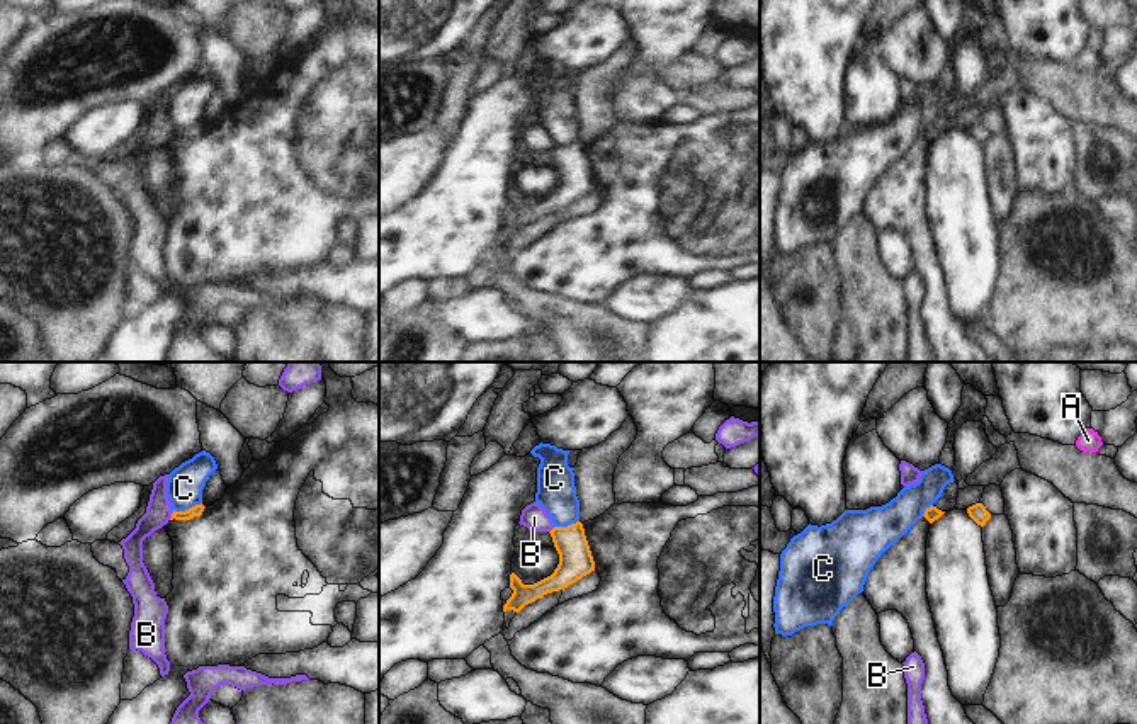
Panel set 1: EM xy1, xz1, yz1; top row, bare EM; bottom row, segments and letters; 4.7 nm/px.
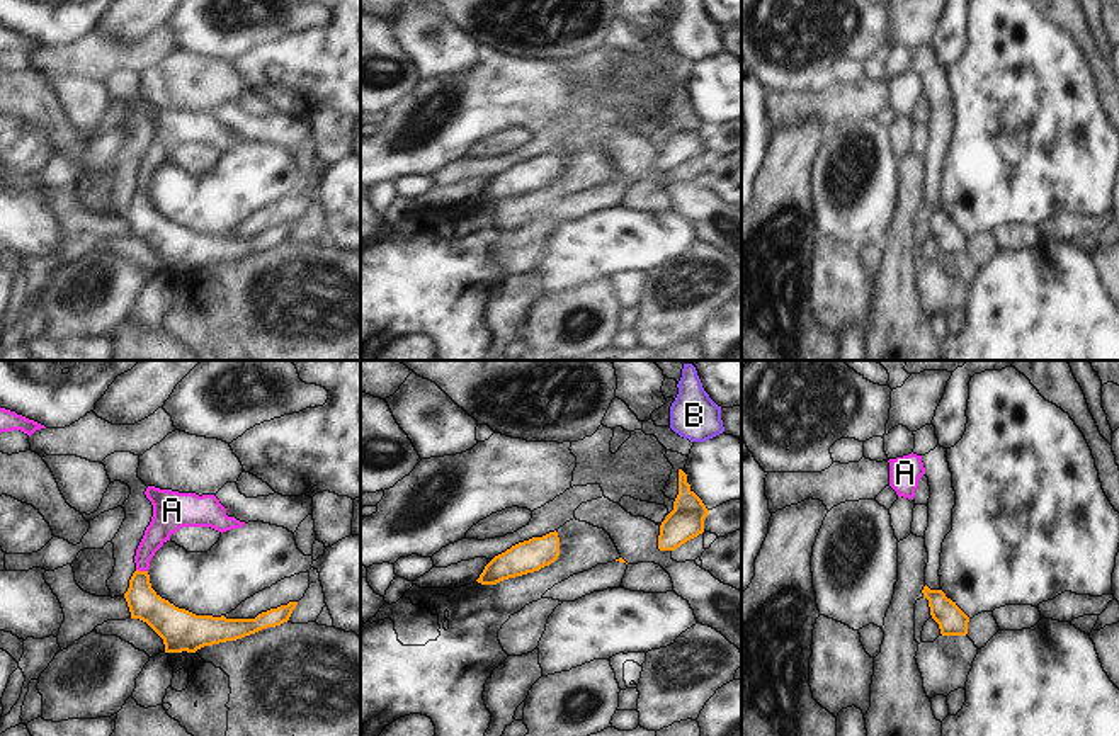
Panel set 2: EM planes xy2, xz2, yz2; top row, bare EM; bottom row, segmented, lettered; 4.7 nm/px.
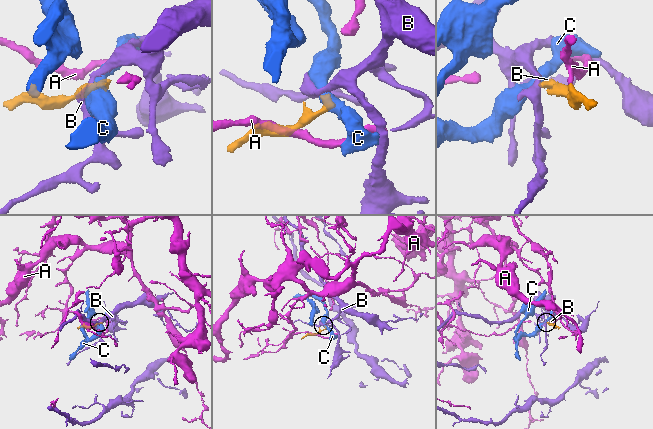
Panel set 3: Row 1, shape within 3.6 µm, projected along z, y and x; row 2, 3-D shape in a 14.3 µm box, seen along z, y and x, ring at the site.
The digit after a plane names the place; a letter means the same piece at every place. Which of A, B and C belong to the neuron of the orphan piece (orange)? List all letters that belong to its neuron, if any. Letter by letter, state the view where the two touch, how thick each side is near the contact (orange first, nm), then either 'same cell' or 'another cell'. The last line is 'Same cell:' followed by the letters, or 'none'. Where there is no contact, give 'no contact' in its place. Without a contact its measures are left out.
A: meets orange in xy2; 160 nm thick on the orange side, 120 nm on the other; same cell
B: meets orange in xy1; 50 nm thick on the orange side, 120 nm on the other; another cell
C: meets orange in xy1; 50 nm thick on the orange side, 180 nm on the other; another cell
Same cell: A

